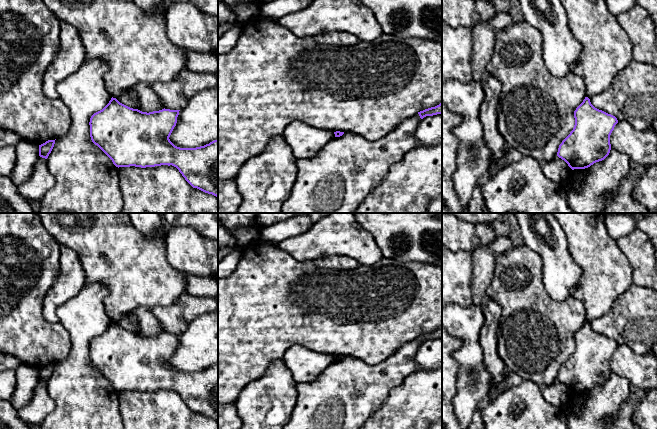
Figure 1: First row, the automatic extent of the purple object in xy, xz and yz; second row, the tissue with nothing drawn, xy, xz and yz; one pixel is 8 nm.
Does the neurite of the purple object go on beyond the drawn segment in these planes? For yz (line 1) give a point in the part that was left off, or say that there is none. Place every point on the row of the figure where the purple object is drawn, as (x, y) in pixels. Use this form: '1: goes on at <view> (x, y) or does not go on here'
1: does not go on here

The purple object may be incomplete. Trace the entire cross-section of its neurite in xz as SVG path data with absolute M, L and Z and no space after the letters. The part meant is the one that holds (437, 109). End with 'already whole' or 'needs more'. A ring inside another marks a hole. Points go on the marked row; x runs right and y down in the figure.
M442 102L435 107L431 107L431 108L425 109L423 111L420 111L420 112L418 112L418 114L421 119L423 119L426 116L433 116L433 115L437 115L437 114L442 114Z; already whole

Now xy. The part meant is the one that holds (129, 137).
M111 98L109 103L90 118L90 137L116 167L155 167L172 165L193 187L218 198L218 140L196 148L180 148L169 139L180 110L162 109L142 112Z; already whole

